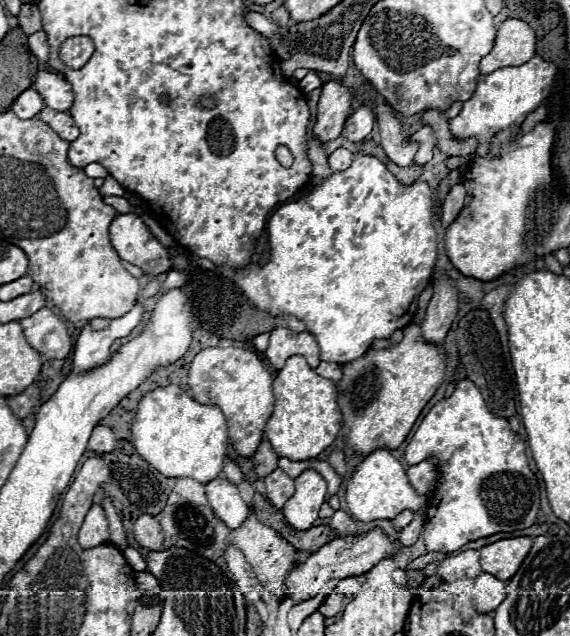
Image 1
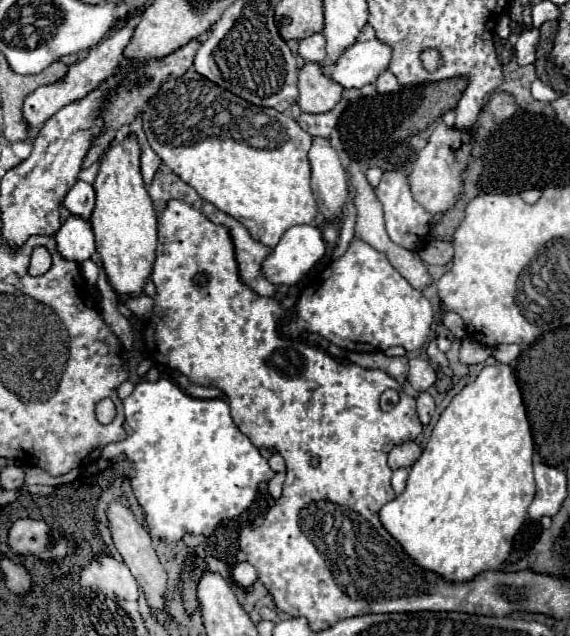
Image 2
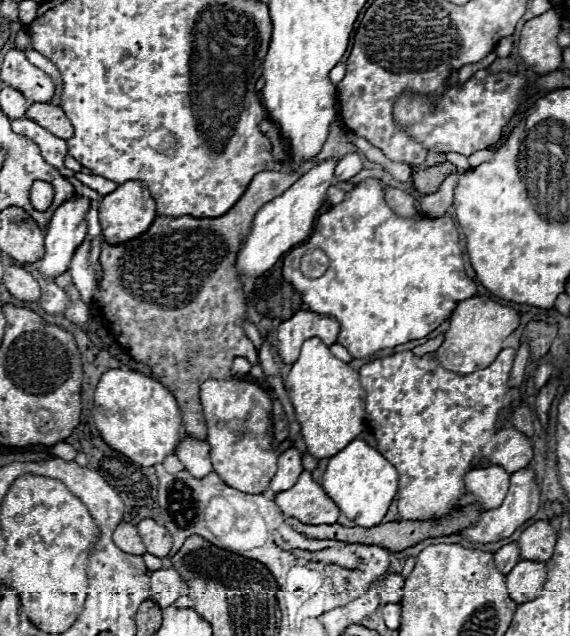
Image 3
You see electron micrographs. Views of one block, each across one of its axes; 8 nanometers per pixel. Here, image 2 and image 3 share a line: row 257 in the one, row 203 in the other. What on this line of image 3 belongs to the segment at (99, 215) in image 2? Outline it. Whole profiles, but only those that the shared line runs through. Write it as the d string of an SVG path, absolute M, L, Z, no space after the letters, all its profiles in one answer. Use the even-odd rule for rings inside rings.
M124 182L114 192L106 194L98 206L98 218L102 224L102 236L108 244L120 244L144 234L156 218L156 204L142 182Z

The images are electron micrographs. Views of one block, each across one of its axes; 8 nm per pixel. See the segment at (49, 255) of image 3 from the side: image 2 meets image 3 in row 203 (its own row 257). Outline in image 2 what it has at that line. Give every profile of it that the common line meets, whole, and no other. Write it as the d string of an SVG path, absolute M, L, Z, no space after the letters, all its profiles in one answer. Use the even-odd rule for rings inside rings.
M70 216L62 228L56 232L58 252L66 260L84 262L94 256L96 242L94 242L94 230L92 224L80 216Z

